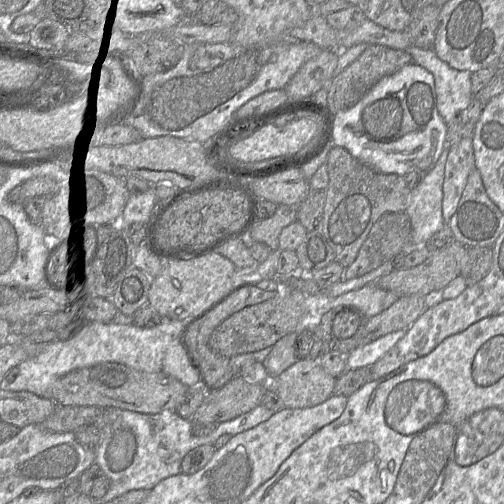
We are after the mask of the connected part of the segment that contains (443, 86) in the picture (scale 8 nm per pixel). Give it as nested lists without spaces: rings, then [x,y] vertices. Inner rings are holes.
[[[411,46],[407,49],[415,64],[429,70],[435,77],[437,107],[449,124],[475,99],[471,72],[457,70],[441,60],[433,49]]]

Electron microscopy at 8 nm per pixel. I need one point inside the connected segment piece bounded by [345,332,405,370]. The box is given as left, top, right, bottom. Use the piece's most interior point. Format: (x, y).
(364, 356)

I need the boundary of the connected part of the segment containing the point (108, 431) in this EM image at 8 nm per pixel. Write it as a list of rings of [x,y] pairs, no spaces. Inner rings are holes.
[[[262,405],[232,420],[217,424],[208,436],[192,434],[192,422],[179,416],[174,410],[164,410],[157,414],[143,414],[118,408],[104,408],[102,415],[95,421],[99,431],[99,442],[94,448],[95,464],[109,480],[106,494],[94,503],[110,502],[131,490],[151,490],[161,480],[181,473],[184,457],[200,445],[214,445],[221,436],[237,435],[262,422],[267,421],[275,412]]]

